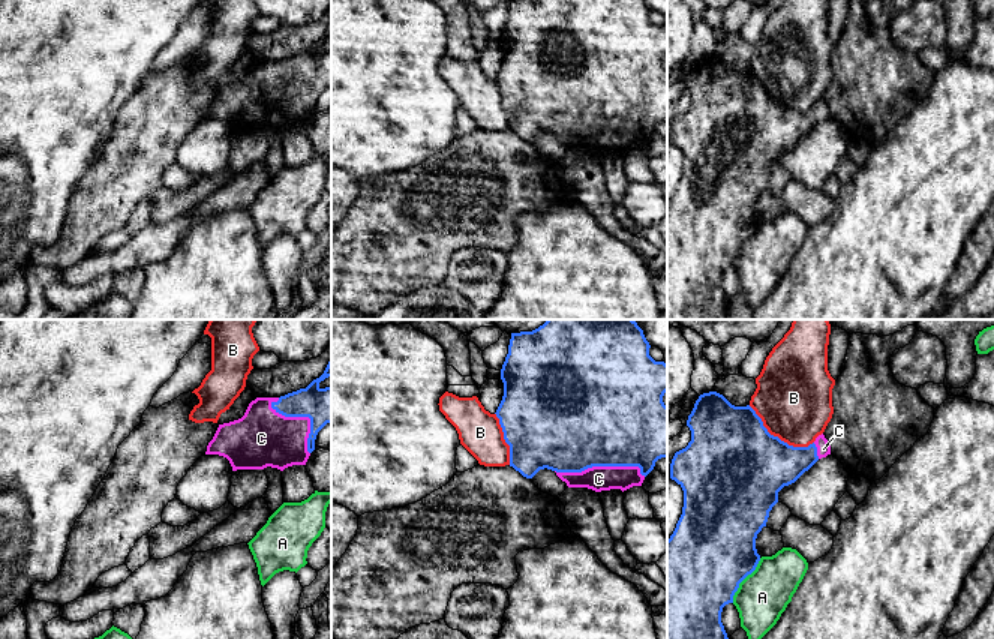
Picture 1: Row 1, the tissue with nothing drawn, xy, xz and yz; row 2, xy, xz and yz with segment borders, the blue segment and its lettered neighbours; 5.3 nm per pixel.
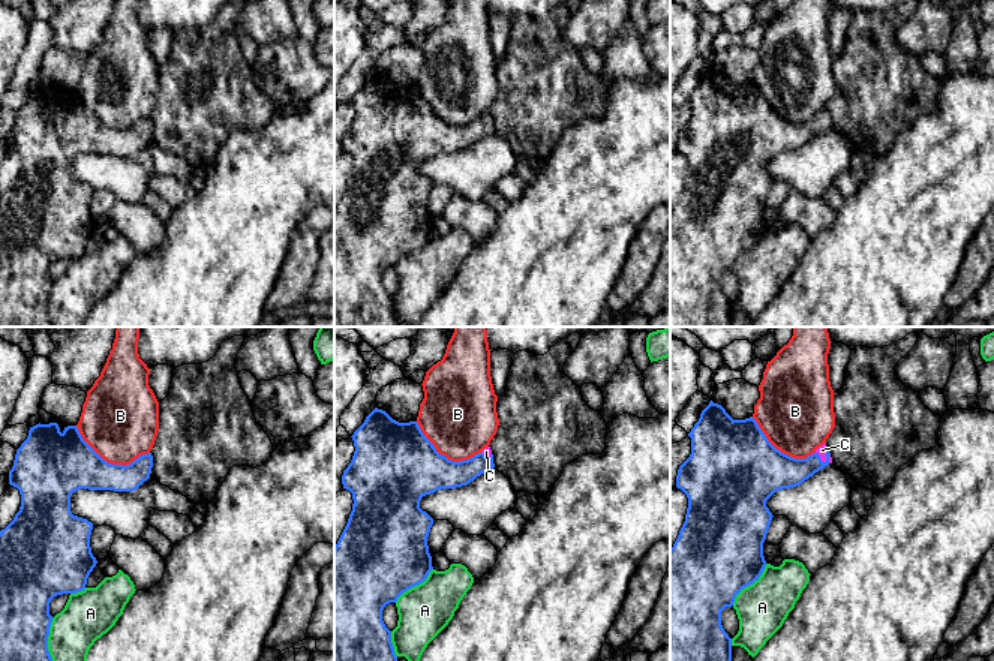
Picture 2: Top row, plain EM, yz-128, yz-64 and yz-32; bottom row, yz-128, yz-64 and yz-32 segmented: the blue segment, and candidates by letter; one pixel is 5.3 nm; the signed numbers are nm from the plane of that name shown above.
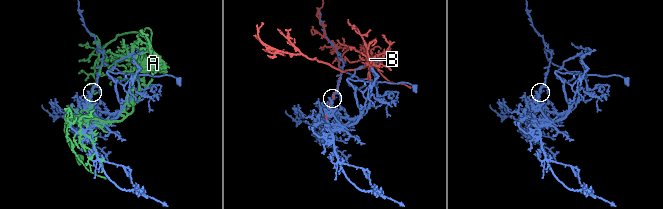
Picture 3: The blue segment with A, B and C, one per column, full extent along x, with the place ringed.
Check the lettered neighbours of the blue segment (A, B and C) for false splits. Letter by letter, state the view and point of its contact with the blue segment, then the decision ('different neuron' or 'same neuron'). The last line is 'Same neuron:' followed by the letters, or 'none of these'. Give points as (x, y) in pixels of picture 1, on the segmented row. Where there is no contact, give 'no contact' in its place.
A: meets blue in yz at (742, 579); different neuron
B: meets blue in yz at (777, 437); different neuron
C: meets blue in xz at (601, 465); same neuron
Same neuron: C

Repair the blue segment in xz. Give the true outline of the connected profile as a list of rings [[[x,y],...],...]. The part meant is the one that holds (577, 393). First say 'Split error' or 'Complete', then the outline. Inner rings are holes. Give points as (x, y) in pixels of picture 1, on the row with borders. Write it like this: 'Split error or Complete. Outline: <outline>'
Split error. Outline: [[[547,320],[532,332],[511,333],[508,354],[501,369],[504,396],[496,410],[496,417],[510,446],[510,466],[523,477],[532,478],[540,470],[552,470],[568,488],[588,488],[595,492],[621,489],[622,492],[642,486],[645,477],[654,470],[655,462],[667,458],[667,406],[663,396],[667,392],[667,364],[649,356],[649,342],[634,320]]]

